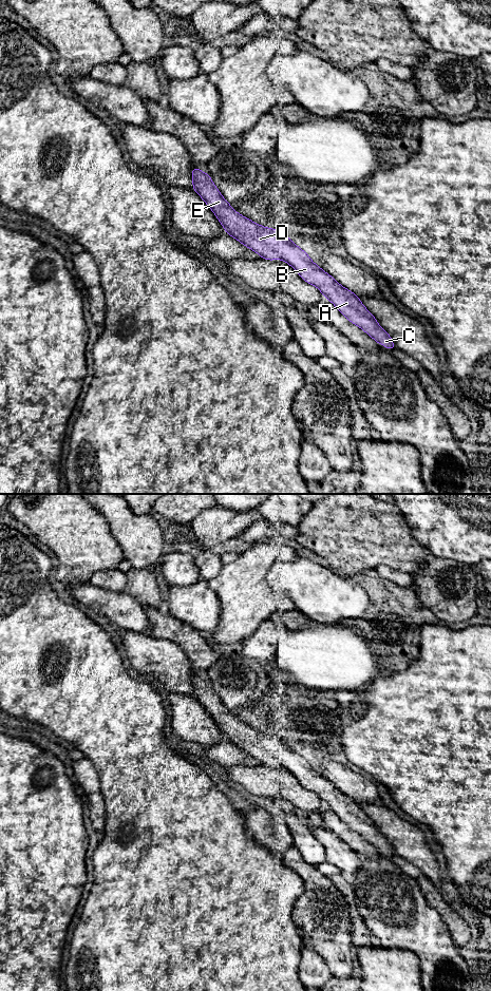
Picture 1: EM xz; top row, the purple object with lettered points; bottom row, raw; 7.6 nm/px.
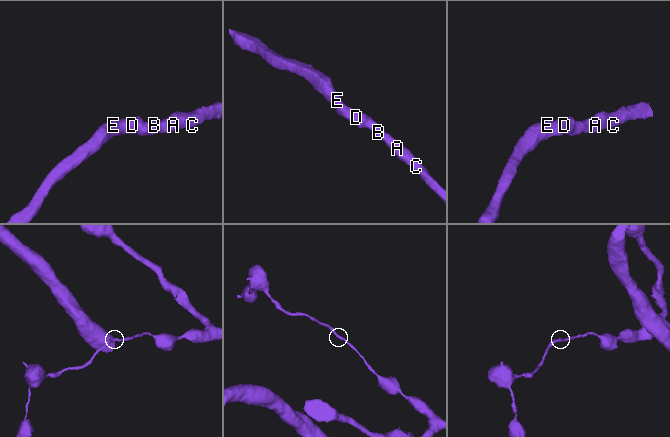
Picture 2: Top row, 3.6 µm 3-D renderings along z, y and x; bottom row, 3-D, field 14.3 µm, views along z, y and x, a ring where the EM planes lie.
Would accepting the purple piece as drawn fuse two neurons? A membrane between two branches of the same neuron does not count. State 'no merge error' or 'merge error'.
no merge error

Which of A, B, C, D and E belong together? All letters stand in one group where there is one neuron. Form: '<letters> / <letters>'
A B C D E

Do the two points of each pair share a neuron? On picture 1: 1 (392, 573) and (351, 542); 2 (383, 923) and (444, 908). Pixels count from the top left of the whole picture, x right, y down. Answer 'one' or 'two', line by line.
1: two
2: two

